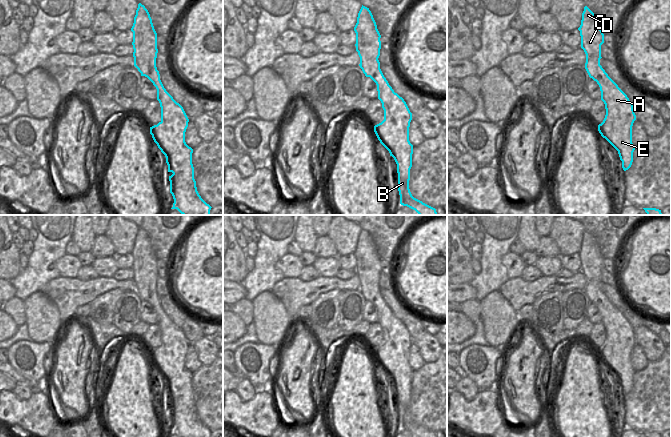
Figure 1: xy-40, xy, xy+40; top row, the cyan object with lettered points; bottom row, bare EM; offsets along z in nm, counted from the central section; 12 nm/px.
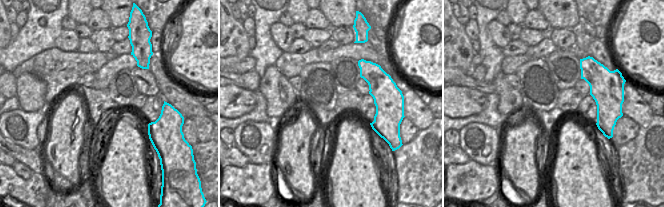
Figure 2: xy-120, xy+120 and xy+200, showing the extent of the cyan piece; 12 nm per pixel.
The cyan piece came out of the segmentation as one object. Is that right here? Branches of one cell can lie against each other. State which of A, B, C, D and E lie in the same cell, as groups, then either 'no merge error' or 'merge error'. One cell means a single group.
A B C D E; no merge error

